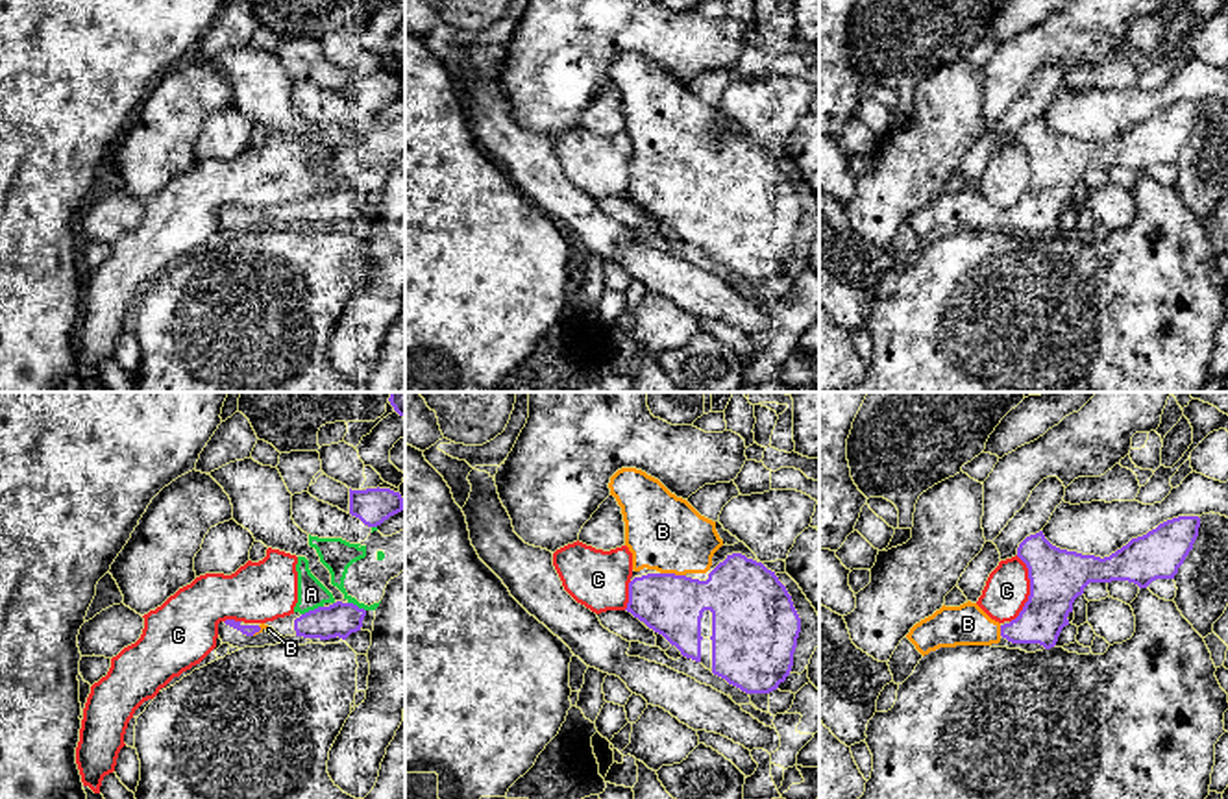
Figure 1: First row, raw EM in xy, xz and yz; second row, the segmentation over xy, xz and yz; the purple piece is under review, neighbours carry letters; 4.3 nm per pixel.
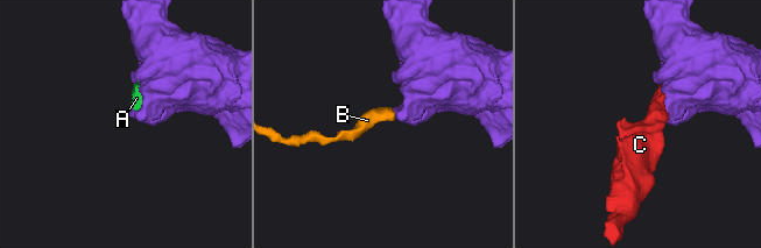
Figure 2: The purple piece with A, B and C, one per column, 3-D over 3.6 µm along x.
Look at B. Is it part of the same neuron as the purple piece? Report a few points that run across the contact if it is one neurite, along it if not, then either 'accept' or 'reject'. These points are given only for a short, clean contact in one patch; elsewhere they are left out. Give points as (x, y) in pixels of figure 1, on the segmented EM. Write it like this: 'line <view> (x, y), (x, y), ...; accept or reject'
line xz (672, 605), (674, 574), (674, 542), (663, 531); accept

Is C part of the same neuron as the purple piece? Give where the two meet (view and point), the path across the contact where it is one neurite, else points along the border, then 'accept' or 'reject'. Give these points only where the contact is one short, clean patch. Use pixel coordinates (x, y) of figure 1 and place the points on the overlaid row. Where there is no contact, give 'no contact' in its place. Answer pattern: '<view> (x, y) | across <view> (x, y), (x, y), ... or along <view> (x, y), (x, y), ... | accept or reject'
yz (1031, 589) | reject

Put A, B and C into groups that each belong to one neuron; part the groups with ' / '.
A C / B

